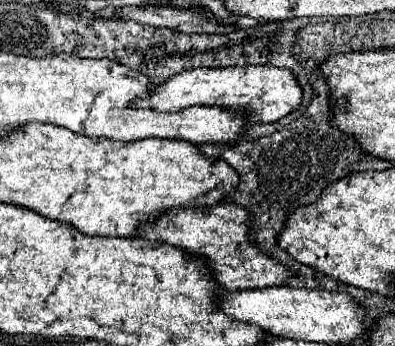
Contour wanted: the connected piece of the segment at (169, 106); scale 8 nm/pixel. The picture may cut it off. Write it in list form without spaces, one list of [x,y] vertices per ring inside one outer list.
[[[231,66],[231,68],[195,68],[181,72],[175,78],[159,84],[145,100],[133,102],[133,106],[145,106],[153,110],[177,112],[187,106],[223,106],[223,108],[247,108],[253,122],[277,122],[289,112],[299,110],[303,100],[303,88],[295,74],[287,68],[275,66]]]

